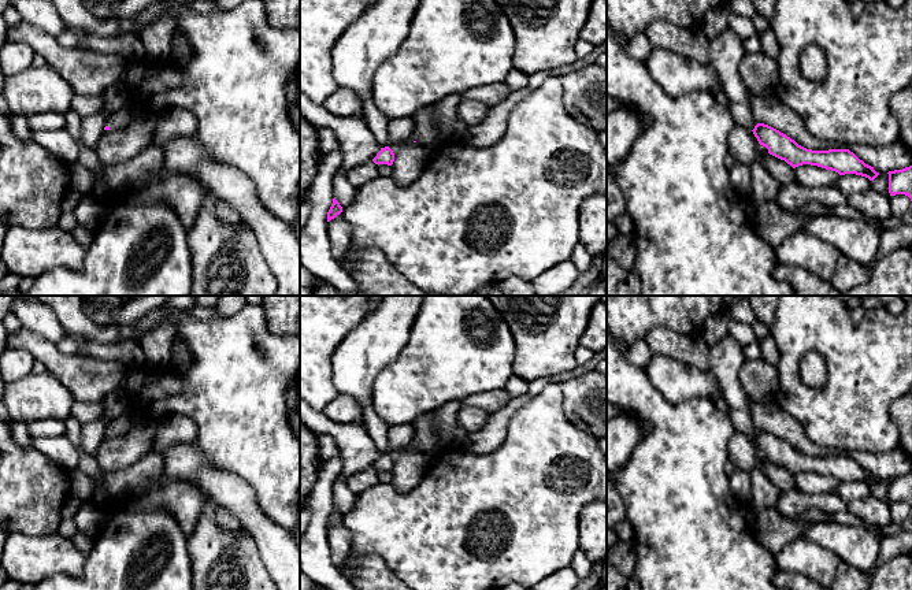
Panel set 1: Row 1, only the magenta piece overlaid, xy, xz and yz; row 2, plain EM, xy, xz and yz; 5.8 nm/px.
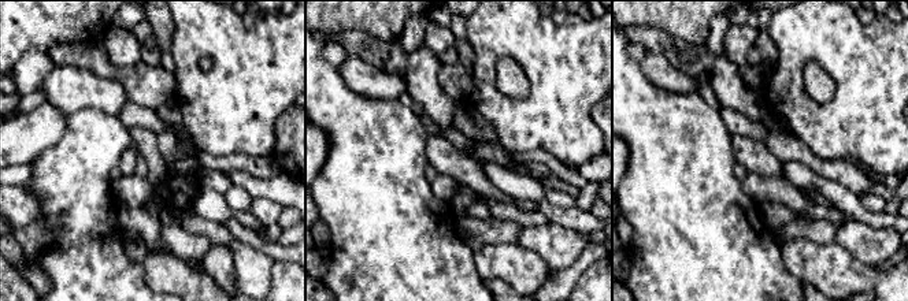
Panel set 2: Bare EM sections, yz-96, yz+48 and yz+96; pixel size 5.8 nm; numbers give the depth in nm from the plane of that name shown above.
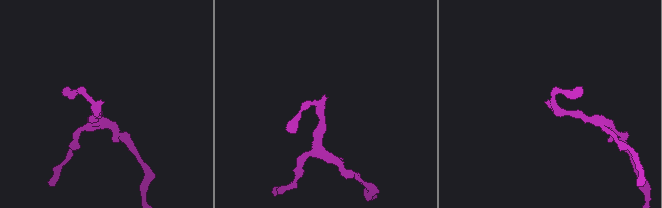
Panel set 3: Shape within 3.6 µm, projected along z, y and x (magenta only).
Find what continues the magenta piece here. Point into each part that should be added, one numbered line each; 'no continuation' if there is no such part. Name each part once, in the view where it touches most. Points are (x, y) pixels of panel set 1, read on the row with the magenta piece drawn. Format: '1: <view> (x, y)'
1: xy (119, 119)

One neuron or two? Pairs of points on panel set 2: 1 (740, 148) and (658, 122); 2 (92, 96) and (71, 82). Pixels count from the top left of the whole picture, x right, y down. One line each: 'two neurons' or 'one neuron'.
1: two neurons
2: one neuron

